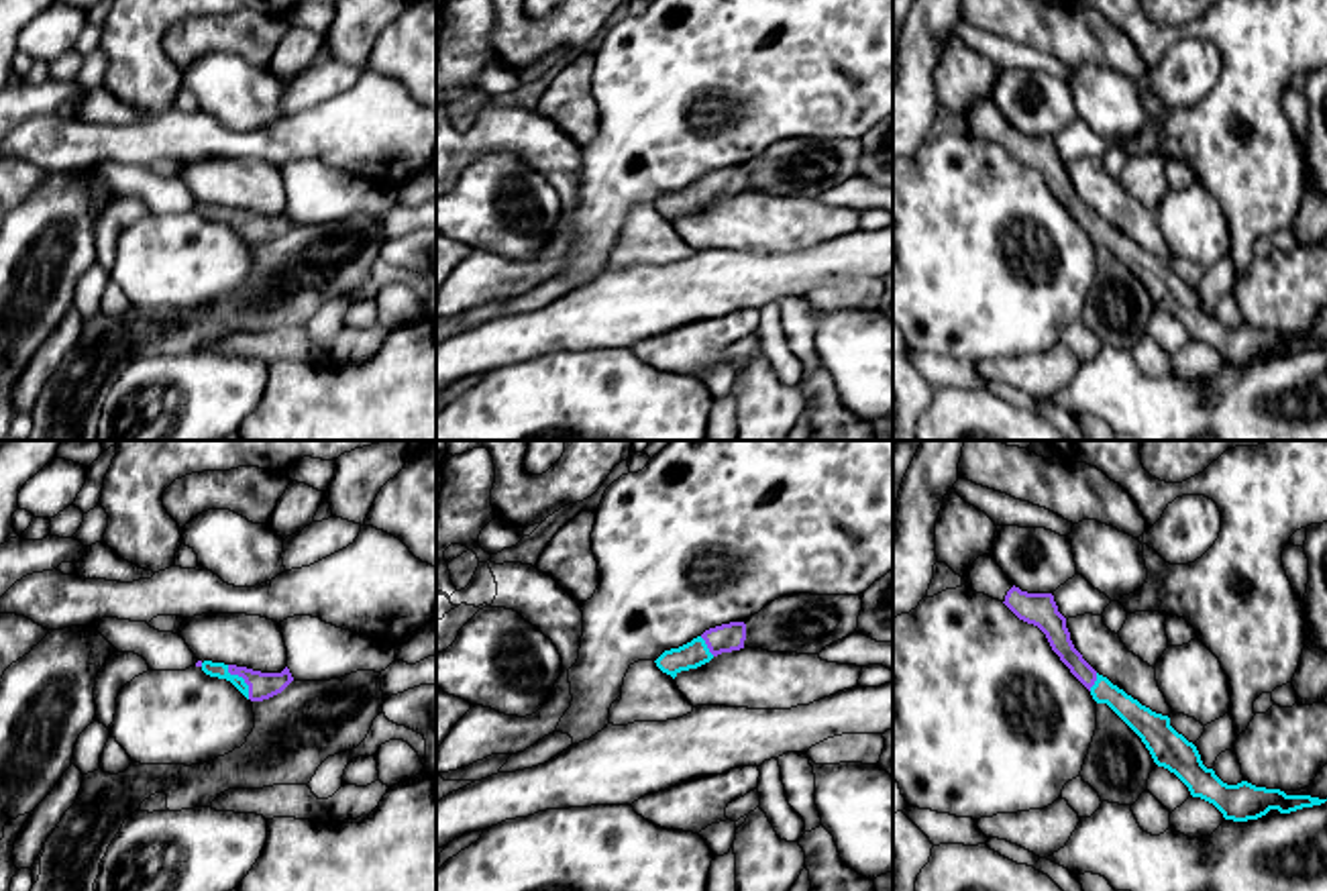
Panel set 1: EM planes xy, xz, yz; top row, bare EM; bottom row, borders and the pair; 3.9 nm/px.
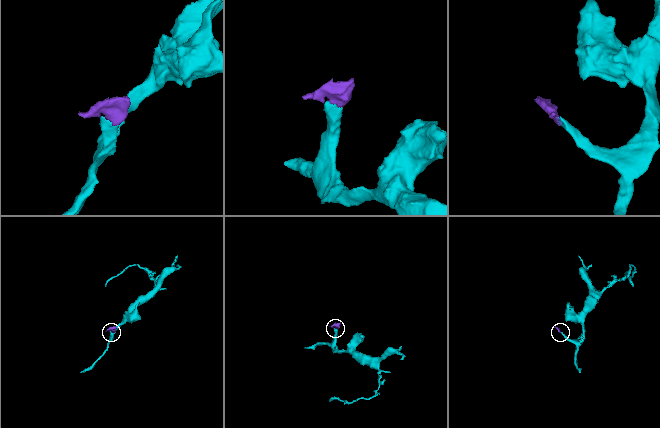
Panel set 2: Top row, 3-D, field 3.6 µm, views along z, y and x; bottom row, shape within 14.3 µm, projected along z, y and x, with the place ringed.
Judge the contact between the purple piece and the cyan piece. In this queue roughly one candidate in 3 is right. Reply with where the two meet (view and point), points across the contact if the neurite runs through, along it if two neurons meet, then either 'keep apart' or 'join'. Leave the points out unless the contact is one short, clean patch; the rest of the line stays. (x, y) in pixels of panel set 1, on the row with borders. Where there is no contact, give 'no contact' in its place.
meets purple in xy at (243, 677); runs through xy (261, 686), (253, 686), (243, 677), (215, 669); join

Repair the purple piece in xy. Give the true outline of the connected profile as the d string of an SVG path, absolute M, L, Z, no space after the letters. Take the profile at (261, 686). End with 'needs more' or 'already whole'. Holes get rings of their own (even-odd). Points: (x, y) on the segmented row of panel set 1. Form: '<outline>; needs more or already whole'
M204 661L202 671L210 677L230 681L251 701L269 699L294 681L287 667L281 673L261 673L247 667Z; needs more

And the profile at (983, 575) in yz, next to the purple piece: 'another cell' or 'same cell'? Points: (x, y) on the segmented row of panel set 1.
same cell

